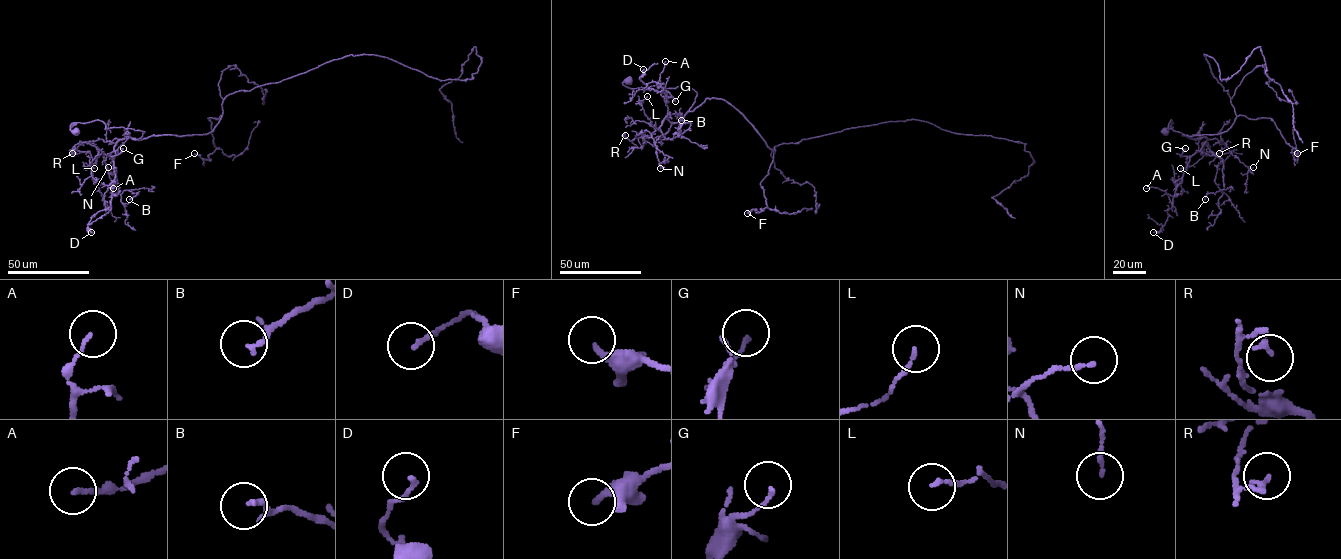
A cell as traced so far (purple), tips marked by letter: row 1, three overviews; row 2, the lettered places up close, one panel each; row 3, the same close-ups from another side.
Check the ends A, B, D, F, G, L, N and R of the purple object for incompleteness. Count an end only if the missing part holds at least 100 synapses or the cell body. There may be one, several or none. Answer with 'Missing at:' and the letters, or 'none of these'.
Missing at: none of these

